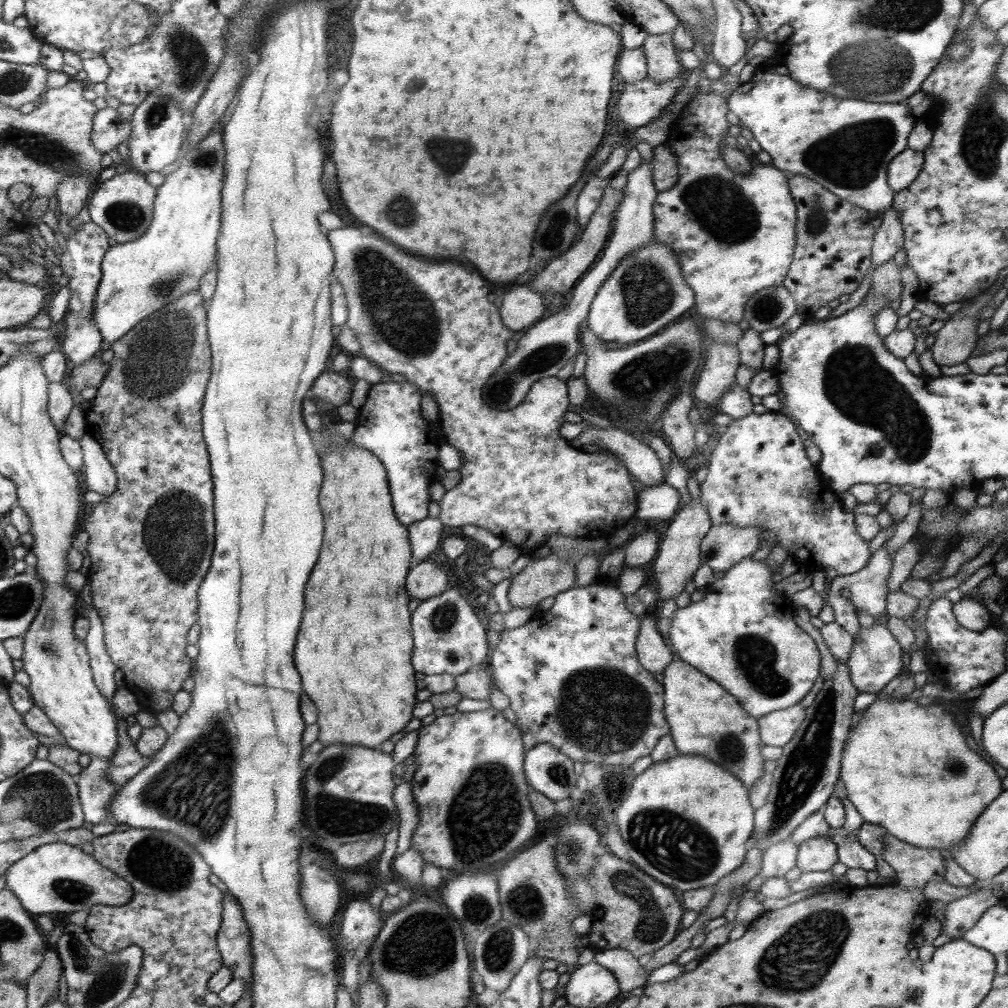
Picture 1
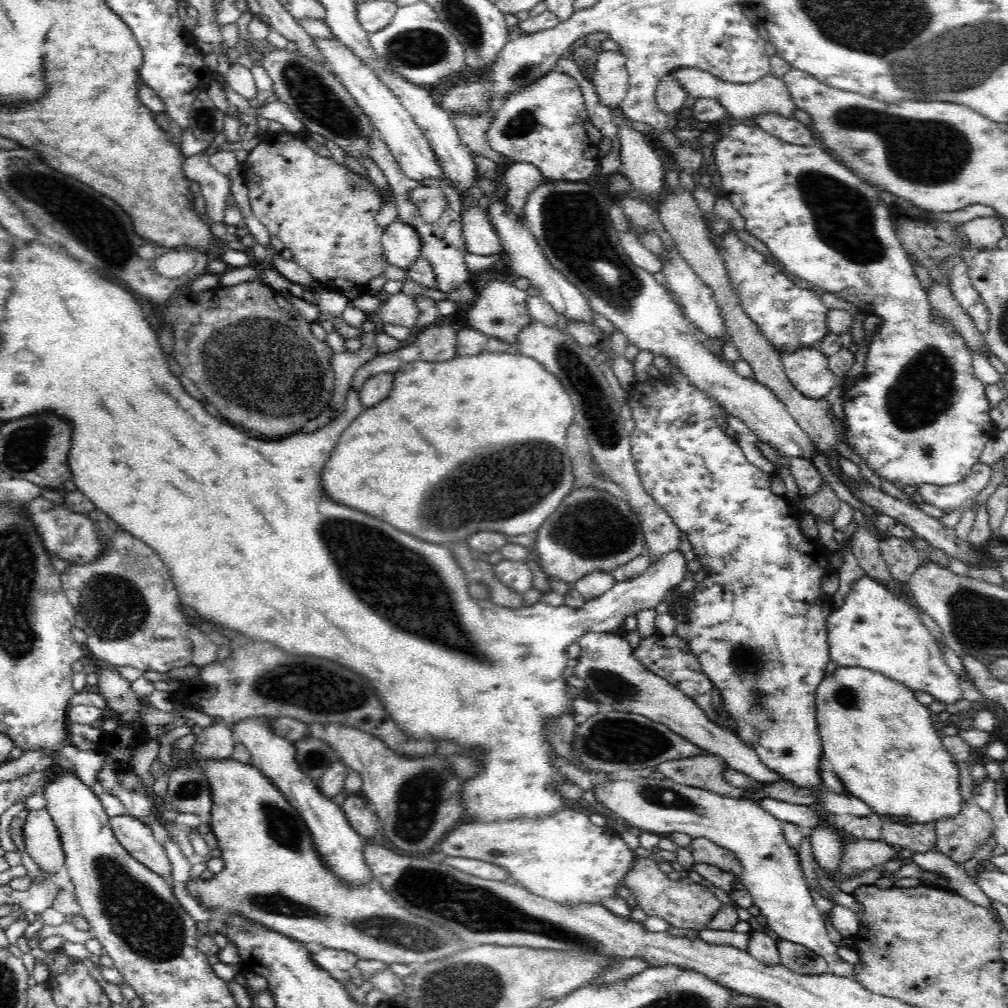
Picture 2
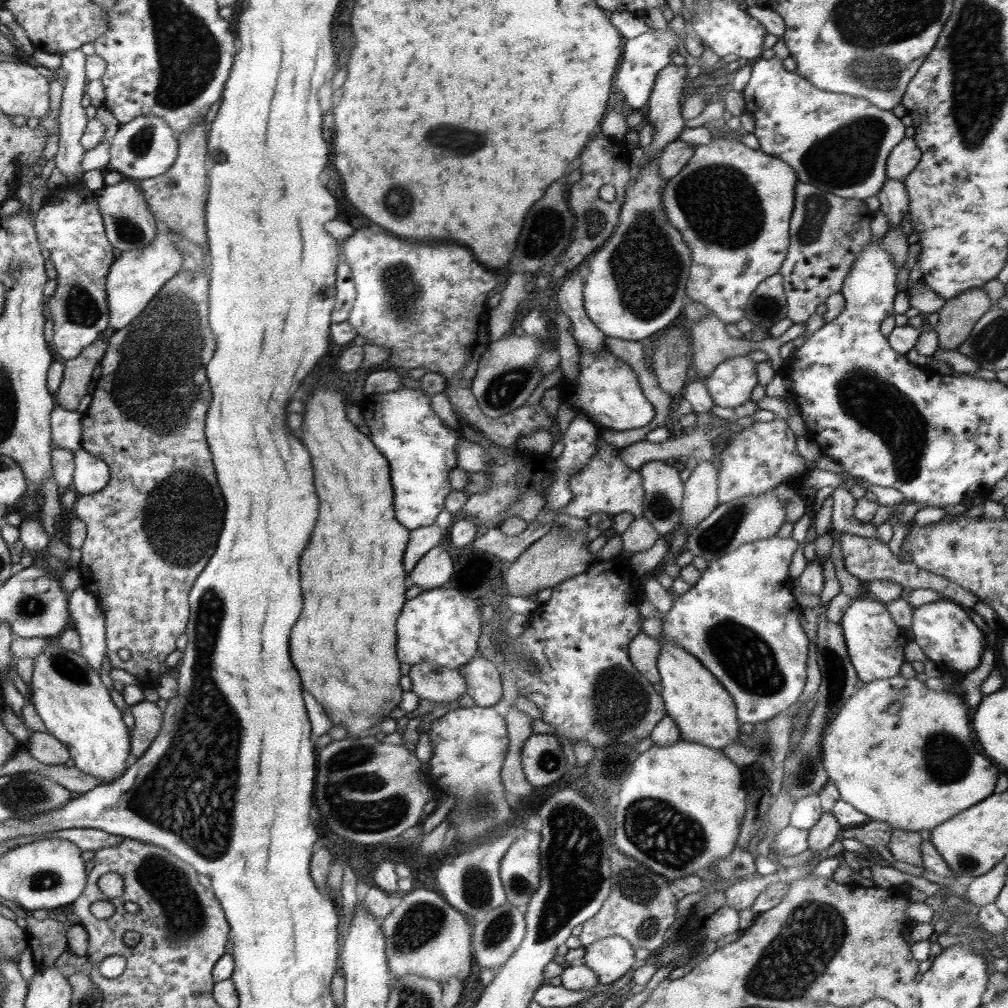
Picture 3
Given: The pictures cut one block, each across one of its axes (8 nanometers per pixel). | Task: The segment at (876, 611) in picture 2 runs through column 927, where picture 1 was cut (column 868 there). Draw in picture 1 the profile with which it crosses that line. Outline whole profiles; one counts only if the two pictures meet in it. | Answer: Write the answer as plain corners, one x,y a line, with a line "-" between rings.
876,621
870,627
860,627
854,636
854,645
850,649
850,657
845,663
850,671
850,678
858,692
880,693
881,690
905,667
902,663
902,647
898,639
892,635
883,621

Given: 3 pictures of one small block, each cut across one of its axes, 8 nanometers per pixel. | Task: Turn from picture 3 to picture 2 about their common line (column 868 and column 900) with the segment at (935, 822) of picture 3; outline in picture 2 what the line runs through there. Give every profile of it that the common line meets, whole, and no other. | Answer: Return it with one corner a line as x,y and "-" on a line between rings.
857,666
837,667
834,672
826,674
824,680
817,688
816,694
816,720
818,721
818,733
822,739
823,756
832,764
834,772
843,783
845,792
862,800
870,806
872,813
880,817
906,817
910,823
928,823
955,818
962,811
965,800
960,794
960,770
950,752
942,743
942,734
937,730
935,716
932,715
928,706
916,699
914,691
910,687
894,679
885,677
880,671
865,669

